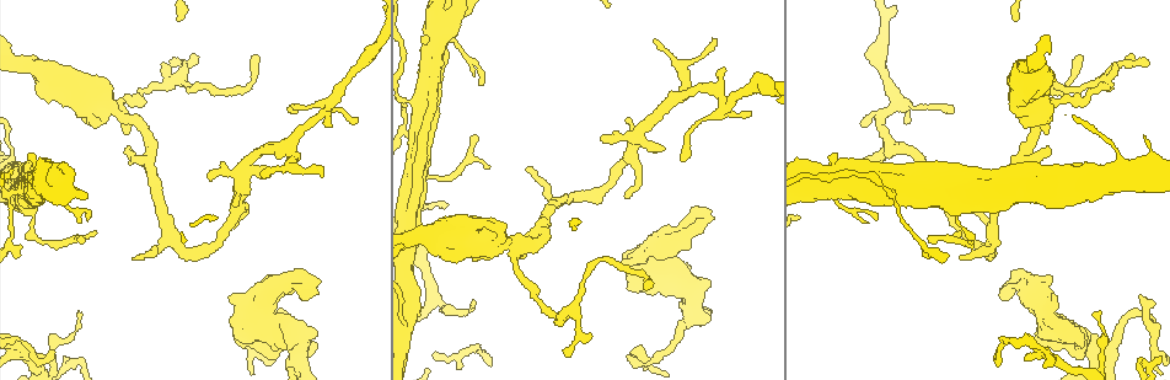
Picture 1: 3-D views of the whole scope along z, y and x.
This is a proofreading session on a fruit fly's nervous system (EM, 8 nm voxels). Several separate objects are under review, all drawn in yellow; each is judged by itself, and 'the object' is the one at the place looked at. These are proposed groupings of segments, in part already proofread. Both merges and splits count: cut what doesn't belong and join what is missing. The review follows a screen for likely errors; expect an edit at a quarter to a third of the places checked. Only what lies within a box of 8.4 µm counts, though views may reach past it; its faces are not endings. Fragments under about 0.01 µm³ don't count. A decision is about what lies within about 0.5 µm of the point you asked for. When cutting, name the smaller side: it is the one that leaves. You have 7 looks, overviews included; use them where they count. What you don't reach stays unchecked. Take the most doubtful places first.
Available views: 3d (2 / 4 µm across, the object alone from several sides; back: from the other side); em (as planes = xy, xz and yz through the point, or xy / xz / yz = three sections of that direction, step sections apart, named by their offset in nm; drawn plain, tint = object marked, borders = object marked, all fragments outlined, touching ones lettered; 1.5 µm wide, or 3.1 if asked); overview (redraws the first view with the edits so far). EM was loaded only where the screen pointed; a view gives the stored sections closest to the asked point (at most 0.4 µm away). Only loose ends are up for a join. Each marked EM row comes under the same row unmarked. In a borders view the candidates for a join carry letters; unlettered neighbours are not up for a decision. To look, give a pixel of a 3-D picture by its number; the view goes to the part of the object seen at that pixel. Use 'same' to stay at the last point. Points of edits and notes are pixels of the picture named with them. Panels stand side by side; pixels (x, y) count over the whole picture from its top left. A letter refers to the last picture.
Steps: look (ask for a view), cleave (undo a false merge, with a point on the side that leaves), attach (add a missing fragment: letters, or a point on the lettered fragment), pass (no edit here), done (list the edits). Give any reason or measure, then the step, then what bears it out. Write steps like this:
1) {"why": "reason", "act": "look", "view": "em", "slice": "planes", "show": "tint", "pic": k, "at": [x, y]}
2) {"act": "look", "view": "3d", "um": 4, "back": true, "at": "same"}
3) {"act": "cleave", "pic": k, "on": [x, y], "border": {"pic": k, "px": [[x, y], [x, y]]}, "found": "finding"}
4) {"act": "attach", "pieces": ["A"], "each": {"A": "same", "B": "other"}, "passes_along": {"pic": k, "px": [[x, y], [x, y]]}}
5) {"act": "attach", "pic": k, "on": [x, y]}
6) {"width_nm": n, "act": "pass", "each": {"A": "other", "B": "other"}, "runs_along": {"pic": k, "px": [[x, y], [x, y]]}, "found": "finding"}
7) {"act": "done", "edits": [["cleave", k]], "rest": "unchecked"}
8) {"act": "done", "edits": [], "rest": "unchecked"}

{"act": "look", "view": "em", "slice": "planes", "show": "borders", "pic": 1, "at": [481, 84]}

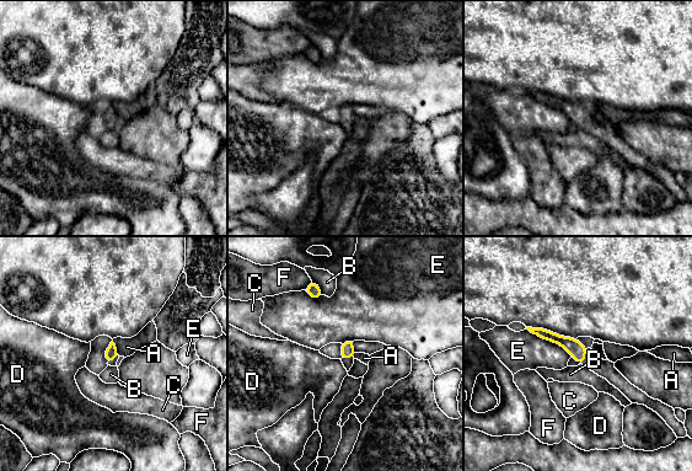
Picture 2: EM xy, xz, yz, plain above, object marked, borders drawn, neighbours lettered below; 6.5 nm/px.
{"width_nm": 90, "act": "pass", "each": {"A": "other", "B": "other", "C": "other", "D": "other", "E": "other", "F": "other"}, "runs_along": {"pic": 2, "px": [[536, 331], [564, 341], [580, 360]]}, "found": "no lettered fragment goes on from it"}

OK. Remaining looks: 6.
{"why": "small branch off a trunk", "act": "look", "view": "em", "slice": "planes", "show": "borders", "pic": 1, "at": [507, 244]}

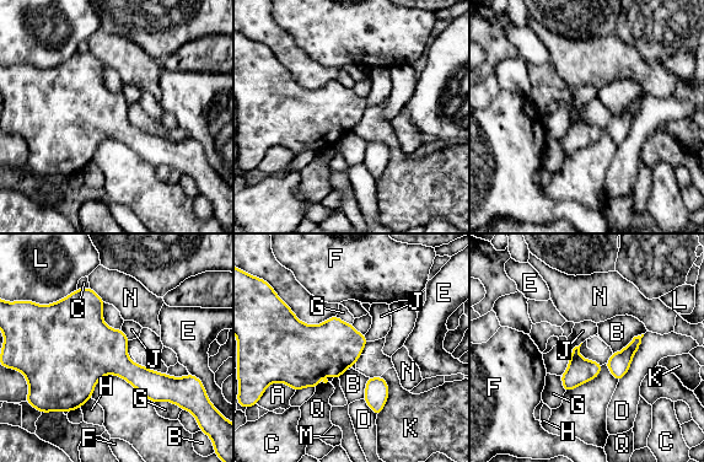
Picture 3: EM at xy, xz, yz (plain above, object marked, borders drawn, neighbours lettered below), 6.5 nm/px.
{"width_nm": 170, "act": "pass", "each": {"A": "other", "B": "other", "C": "other", "D": "other", "E": "other", "F": "other", "G": "other", "H": "other", "J": "other", "K": "other", "L": "other", "M": "other", "N": "other", "Q": "other"}, "found": "continuous, no second cell"}

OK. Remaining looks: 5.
{"why": "an open end", "act": "look", "view": "3d", "um": 4, "pic": 1, "at": [1079, 56]}

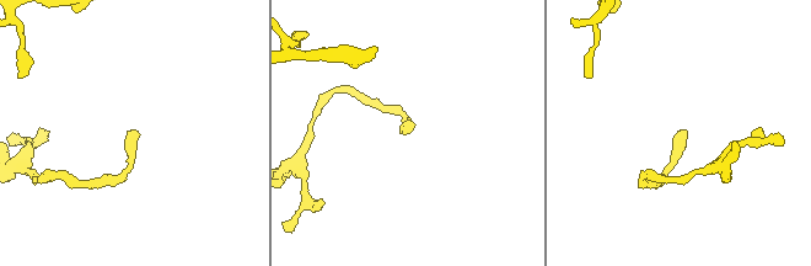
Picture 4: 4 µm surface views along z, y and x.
{"why": "now the EM", "act": "look", "view": "em", "um": 3.1, "slice": "yz", "step": 16, "show": "borders", "pic": 4, "at": [410, 131]}

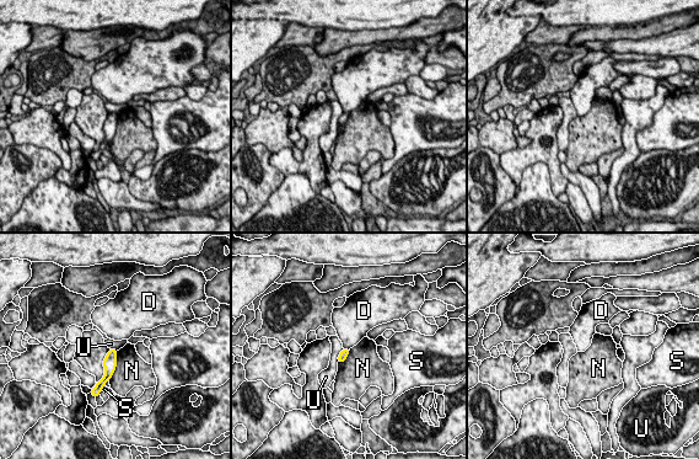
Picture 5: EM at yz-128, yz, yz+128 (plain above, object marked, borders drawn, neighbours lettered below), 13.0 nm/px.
{"act": "look", "view": "em", "um": 3.1, "slice": "planes", "show": "borders", "at": "same"}

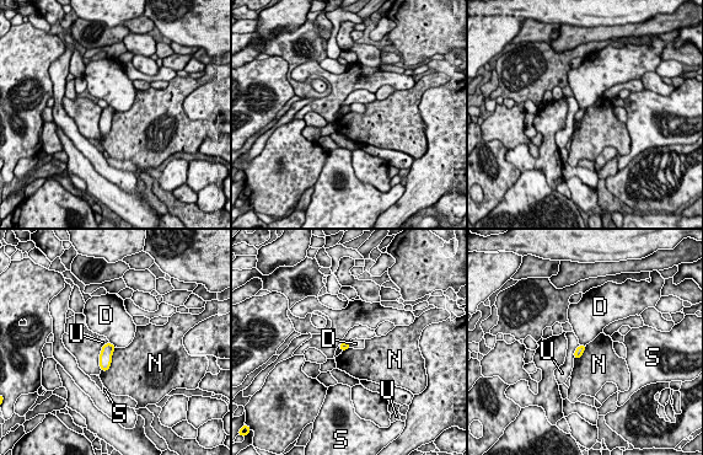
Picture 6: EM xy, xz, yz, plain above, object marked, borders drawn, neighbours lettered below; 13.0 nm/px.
{"longest_contact_nm": ["N", 380], "act": "pass", "each": {"D": "other", "N": "other", "S": "other", "U": "other"}, "border": {"pic": 6, "px": [[116, 347], [111, 365], [101, 370]]}, "found": "no lettered fragment goes on from it"}

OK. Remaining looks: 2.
{"act": "done", "edits": [], "rest": "unchecked"}

